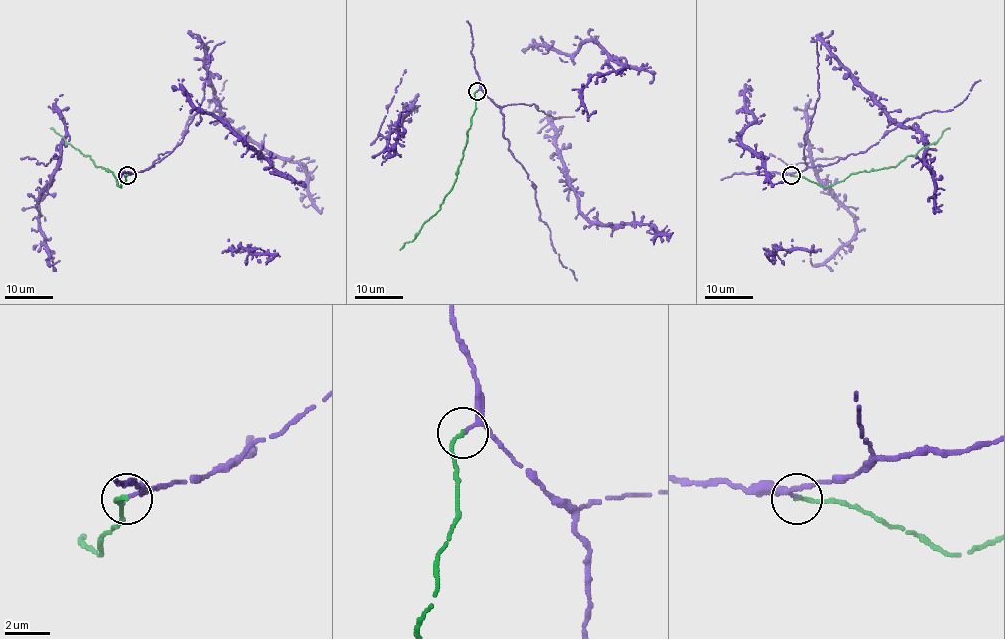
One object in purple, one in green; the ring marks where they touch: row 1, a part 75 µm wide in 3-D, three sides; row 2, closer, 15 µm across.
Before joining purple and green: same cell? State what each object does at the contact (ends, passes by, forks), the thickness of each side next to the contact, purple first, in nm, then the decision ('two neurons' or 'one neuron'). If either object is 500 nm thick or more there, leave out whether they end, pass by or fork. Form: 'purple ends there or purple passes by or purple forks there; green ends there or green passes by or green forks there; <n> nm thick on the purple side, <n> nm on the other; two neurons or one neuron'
purple passes by; green ends there; 140 nm thick on the purple side, 190 nm on the other; one neuron

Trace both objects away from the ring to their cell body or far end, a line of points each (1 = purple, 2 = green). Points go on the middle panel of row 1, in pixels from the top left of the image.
1: (477, 91), (558, 116), (556, 150), (579, 210), (602, 224), (648, 223), (662, 234), (653, 242)
2: (477, 91), (467, 143), (453, 187), (440, 209), (423, 224), (413, 240), (405, 242), (400, 249)

